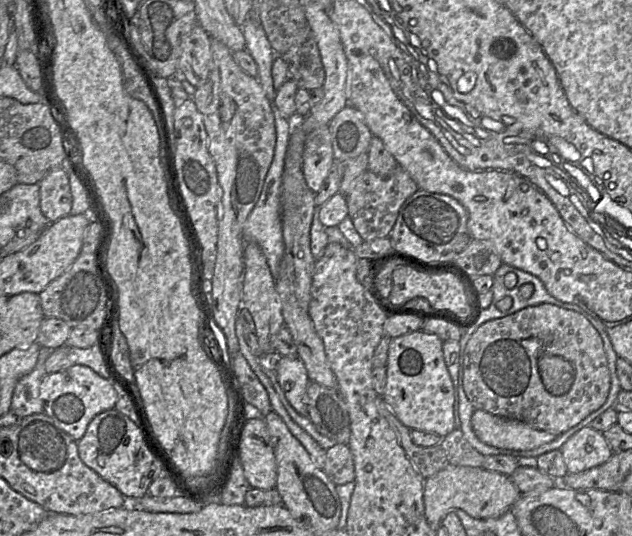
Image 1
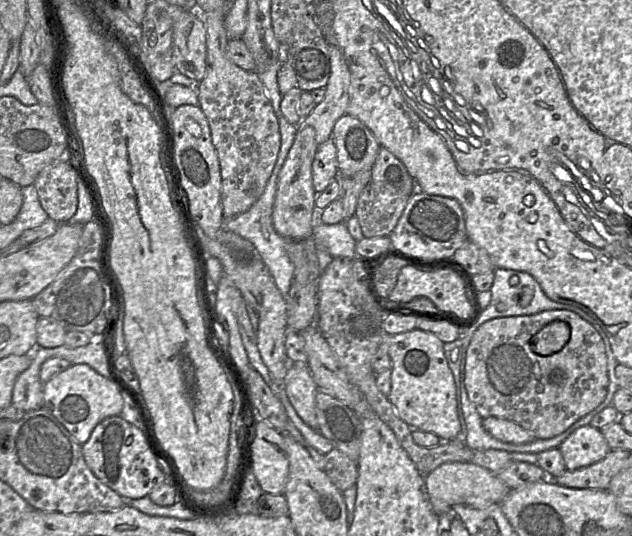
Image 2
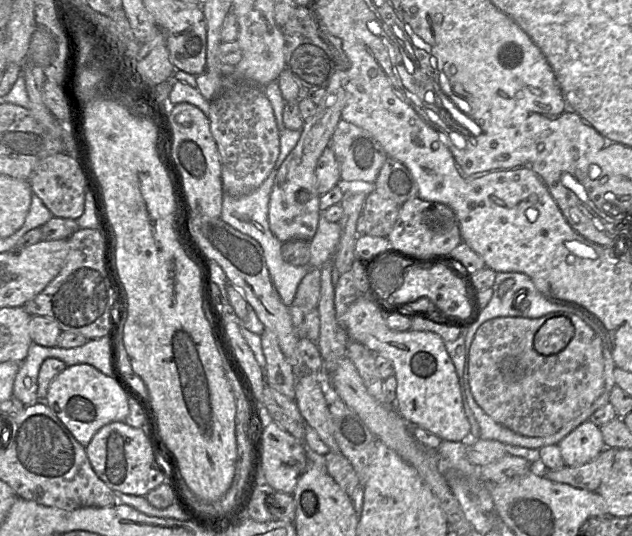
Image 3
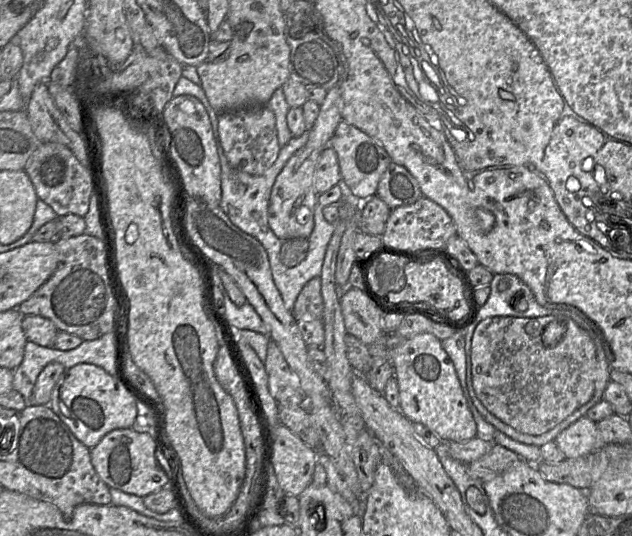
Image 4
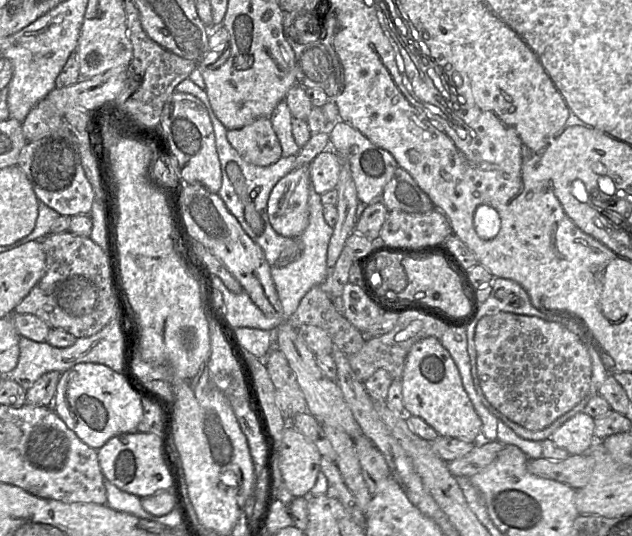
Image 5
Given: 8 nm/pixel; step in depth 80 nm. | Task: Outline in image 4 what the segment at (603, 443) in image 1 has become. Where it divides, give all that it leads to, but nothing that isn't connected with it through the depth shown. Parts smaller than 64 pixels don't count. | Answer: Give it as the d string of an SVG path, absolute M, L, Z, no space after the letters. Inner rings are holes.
M587 415L560 432L554 442L568 459L588 455L598 450L603 444L597 423Z

